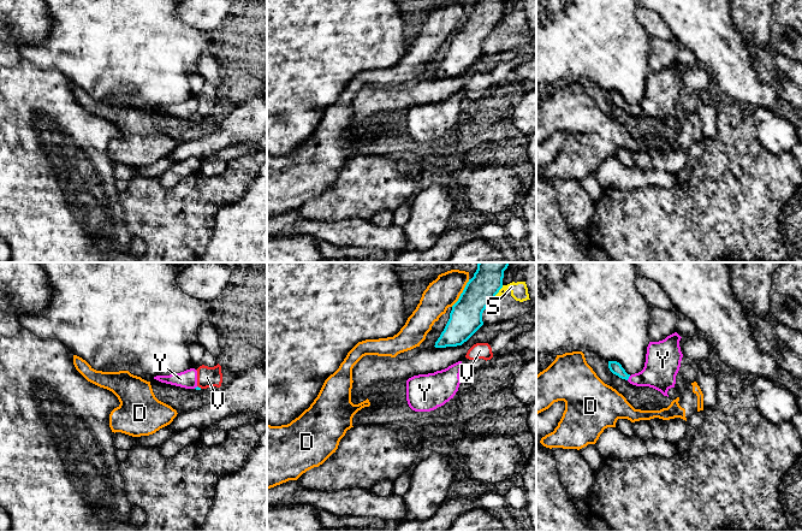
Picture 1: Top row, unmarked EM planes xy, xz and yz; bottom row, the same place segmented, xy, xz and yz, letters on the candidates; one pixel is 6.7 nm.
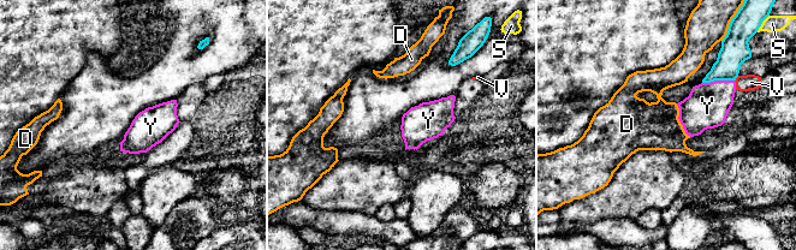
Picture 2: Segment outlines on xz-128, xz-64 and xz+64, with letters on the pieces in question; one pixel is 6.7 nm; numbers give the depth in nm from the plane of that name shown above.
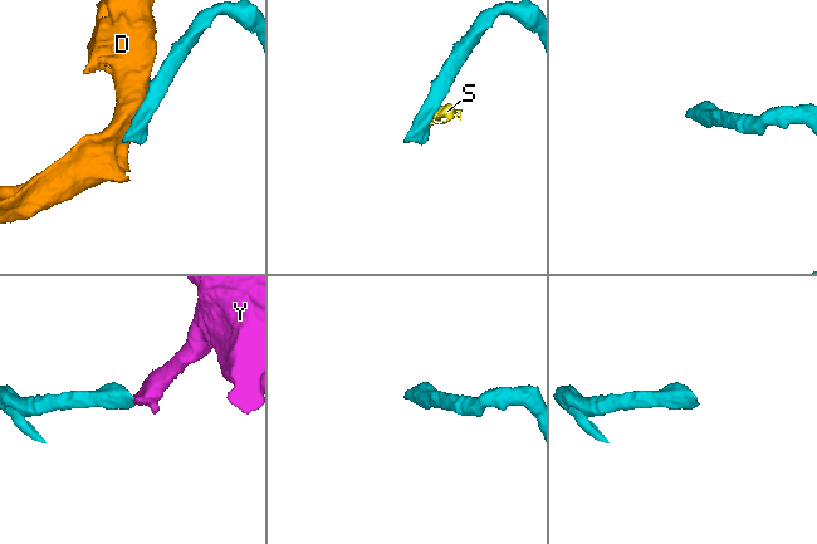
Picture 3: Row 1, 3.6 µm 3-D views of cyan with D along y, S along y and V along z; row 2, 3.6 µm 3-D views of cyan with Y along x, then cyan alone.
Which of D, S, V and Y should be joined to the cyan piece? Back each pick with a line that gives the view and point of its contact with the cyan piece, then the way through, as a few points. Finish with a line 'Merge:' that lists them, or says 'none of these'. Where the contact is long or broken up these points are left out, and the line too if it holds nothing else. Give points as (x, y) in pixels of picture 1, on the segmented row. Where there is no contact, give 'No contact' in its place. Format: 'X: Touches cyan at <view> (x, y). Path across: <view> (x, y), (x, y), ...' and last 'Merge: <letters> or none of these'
Y: Touches cyan at yz (628, 378). Path across: yz (615, 367), (628, 378), (646, 378), (661, 365)
Merge: Y

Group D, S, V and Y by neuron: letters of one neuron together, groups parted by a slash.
D / S V / Y

